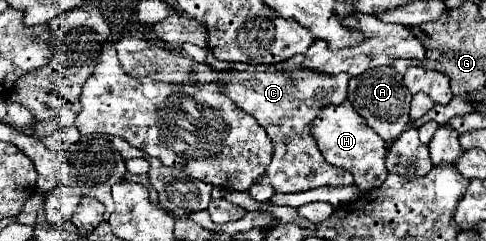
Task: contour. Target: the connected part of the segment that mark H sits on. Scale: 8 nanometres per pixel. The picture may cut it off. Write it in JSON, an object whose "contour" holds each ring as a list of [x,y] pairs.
{"contour":[[[343,101],[341,105],[325,107],[325,111],[321,111],[315,117],[315,121],[311,123],[311,133],[317,139],[317,145],[323,153],[323,157],[327,159],[327,163],[349,171],[355,177],[355,185],[361,191],[375,189],[377,185],[381,185],[385,181],[385,177],[387,177],[387,169],[385,169],[387,145],[385,145],[385,141],[381,141],[381,137],[377,137],[377,133],[373,133],[373,129],[369,129],[365,125],[365,121],[361,121],[359,113],[347,101]]]}

